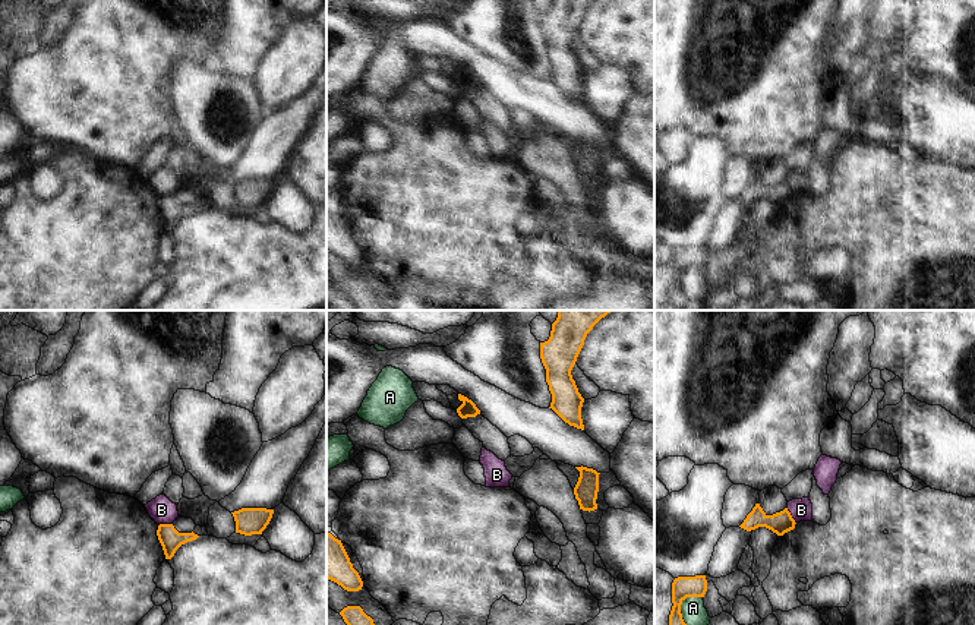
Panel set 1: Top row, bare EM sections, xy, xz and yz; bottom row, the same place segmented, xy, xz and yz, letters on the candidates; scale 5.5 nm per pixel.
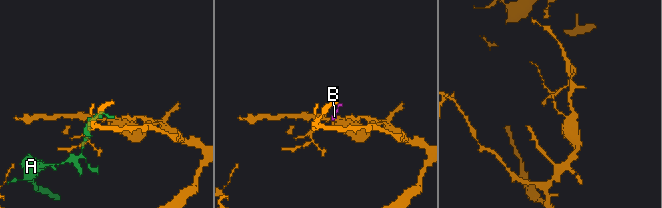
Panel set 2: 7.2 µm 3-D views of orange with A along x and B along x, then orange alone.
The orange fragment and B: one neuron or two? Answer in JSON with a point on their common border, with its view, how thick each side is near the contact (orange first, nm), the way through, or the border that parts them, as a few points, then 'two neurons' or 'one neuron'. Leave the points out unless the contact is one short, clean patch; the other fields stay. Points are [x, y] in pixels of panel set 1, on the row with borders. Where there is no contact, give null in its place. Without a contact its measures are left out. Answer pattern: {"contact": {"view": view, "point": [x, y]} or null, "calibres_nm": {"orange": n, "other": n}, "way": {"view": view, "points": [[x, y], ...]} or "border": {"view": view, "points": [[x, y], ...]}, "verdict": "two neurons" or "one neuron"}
{"contact": {"view": "yz", "point": [791, 515]}, "calibres_nm": {"orange": 120, "other": 130}, "border": {"view": "yz", "points": [[786, 507], [795, 523]]}, "verdict": "two neurons"}

